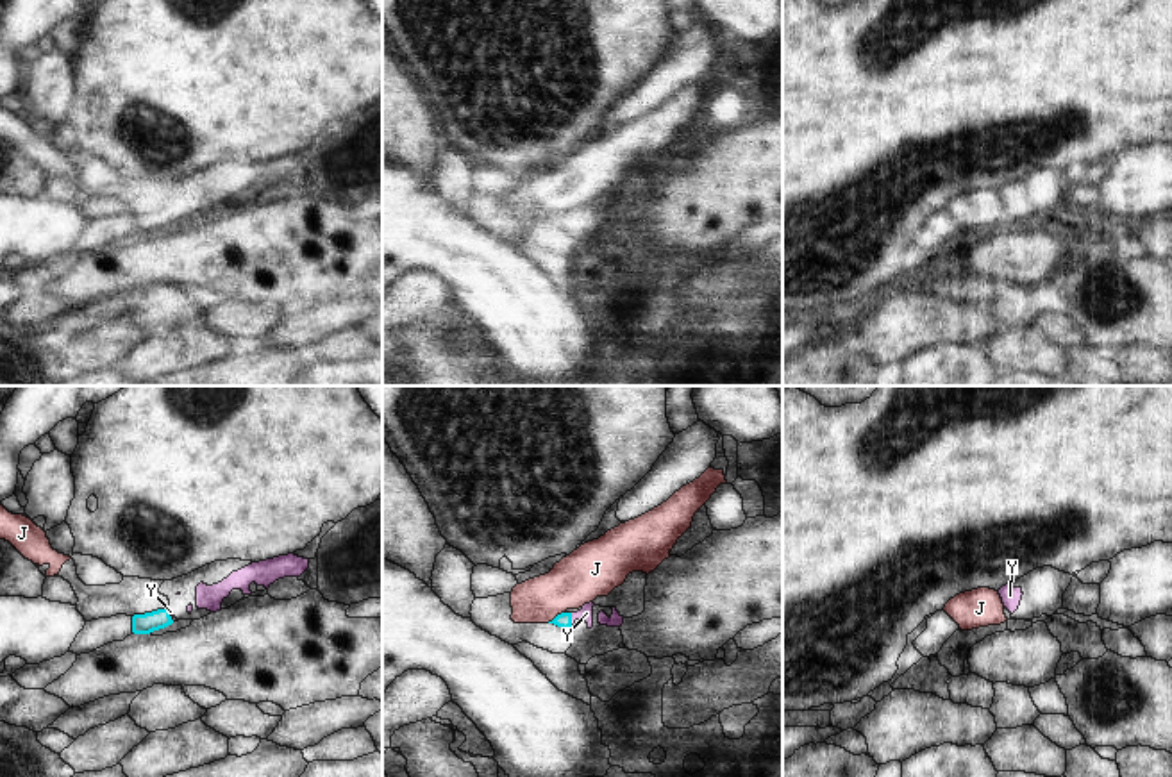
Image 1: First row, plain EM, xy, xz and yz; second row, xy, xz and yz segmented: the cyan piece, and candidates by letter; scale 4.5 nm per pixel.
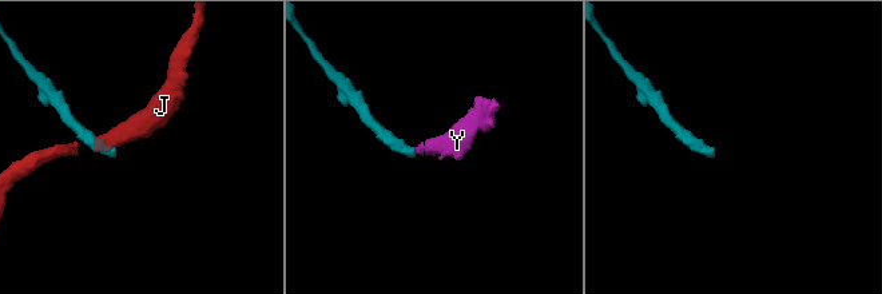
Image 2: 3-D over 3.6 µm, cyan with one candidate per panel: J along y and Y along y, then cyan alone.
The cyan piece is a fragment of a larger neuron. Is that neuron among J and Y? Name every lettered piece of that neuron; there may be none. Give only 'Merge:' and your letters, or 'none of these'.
Merge: Y

